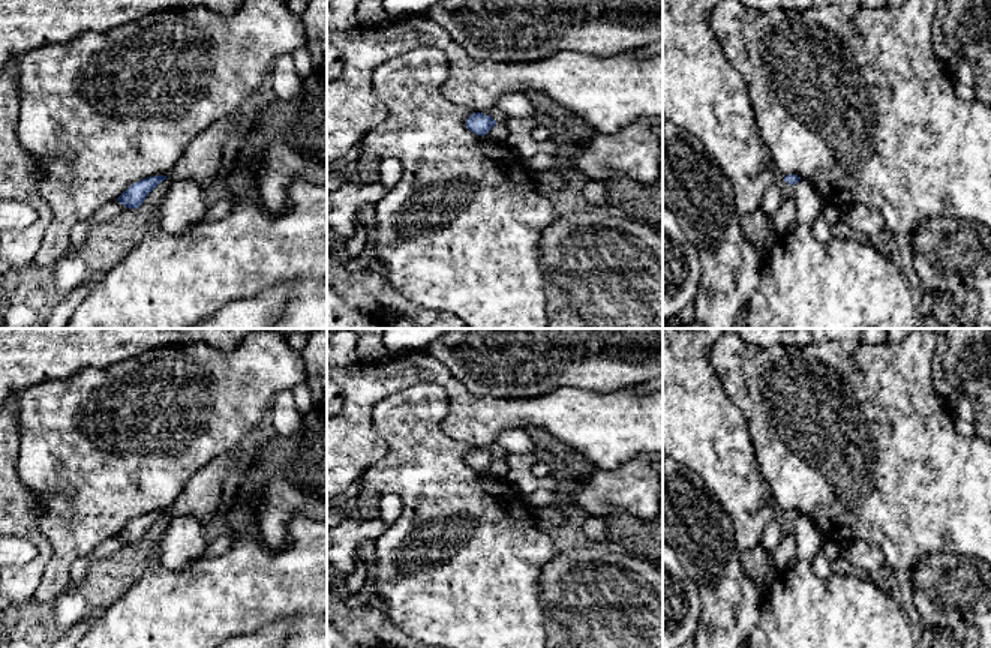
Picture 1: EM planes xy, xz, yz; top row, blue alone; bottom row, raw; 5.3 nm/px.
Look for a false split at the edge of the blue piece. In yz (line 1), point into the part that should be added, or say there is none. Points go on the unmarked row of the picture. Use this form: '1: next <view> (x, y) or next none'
1: next none

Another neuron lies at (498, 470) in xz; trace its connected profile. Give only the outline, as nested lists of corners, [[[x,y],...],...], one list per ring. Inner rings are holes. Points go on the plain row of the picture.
[[[496,459],[486,471],[484,474],[487,474],[489,477],[493,478],[507,478],[508,474],[508,465],[504,459]]]

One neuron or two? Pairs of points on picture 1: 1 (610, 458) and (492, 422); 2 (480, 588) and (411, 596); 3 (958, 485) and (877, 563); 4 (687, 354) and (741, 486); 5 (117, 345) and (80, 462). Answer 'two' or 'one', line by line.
1: one
2: one
3: two
4: one
5: two

